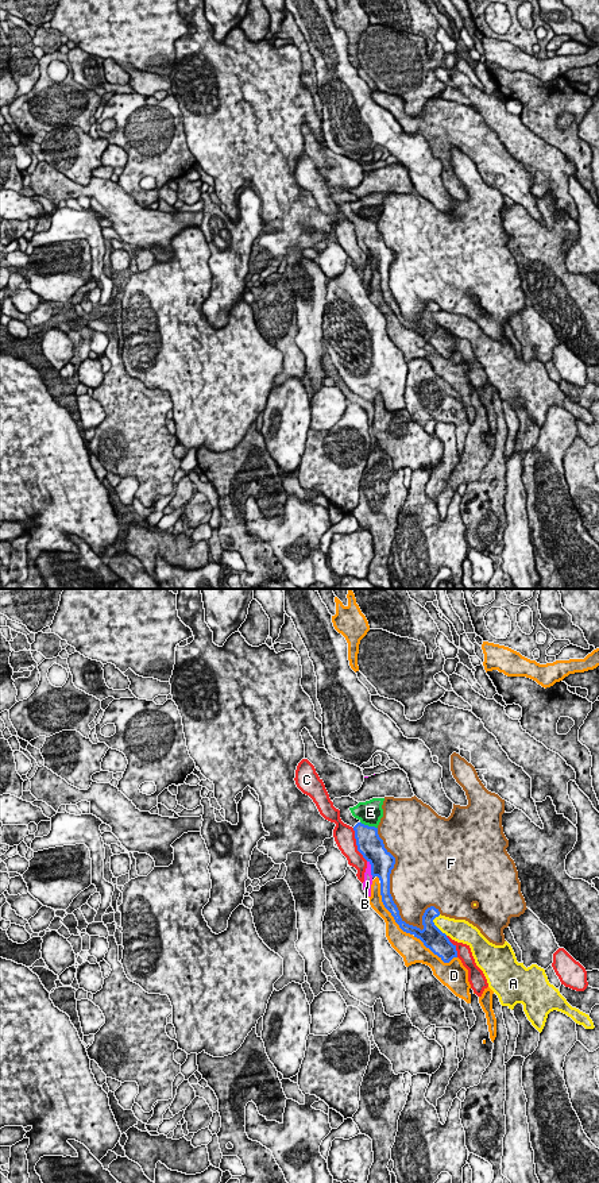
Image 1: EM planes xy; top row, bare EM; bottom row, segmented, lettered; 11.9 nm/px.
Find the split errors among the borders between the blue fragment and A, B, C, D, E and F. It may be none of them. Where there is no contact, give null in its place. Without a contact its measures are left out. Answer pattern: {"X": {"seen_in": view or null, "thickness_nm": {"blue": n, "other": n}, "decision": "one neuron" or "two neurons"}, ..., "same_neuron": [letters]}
{"A": {"seen_in": "xy", "thickness_nm": {"blue": 260, "other": 220}, "decision": "two neurons"}, "B": {"seen_in": "xy", "thickness_nm": {"blue": 280, "other": 100}, "decision": "two neurons"}, "C": {"seen_in": "xy", "thickness_nm": {"blue": 300, "other": 260}, "decision": "two neurons"}, "D": {"seen_in": "xy", "thickness_nm": {"blue": 180, "other": 300}, "decision": "two neurons"}, "E": {"seen_in": "xy", "thickness_nm": {"blue": 300, "other": 280}, "decision": "two neurons"}, "F": {"seen_in": "xy", "thickness_nm": {"blue": 260, "other": 480}, "decision": "two neurons"}, "same_neuron": []}

